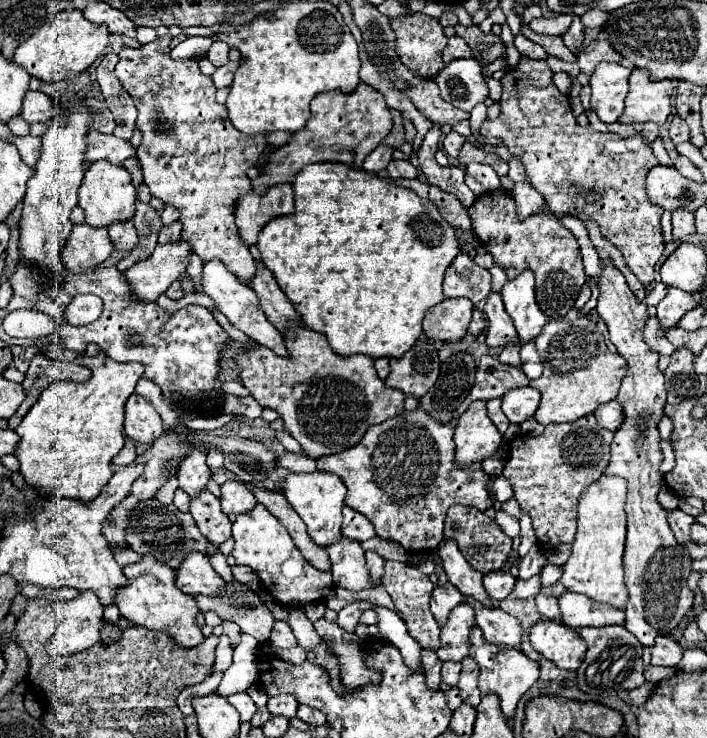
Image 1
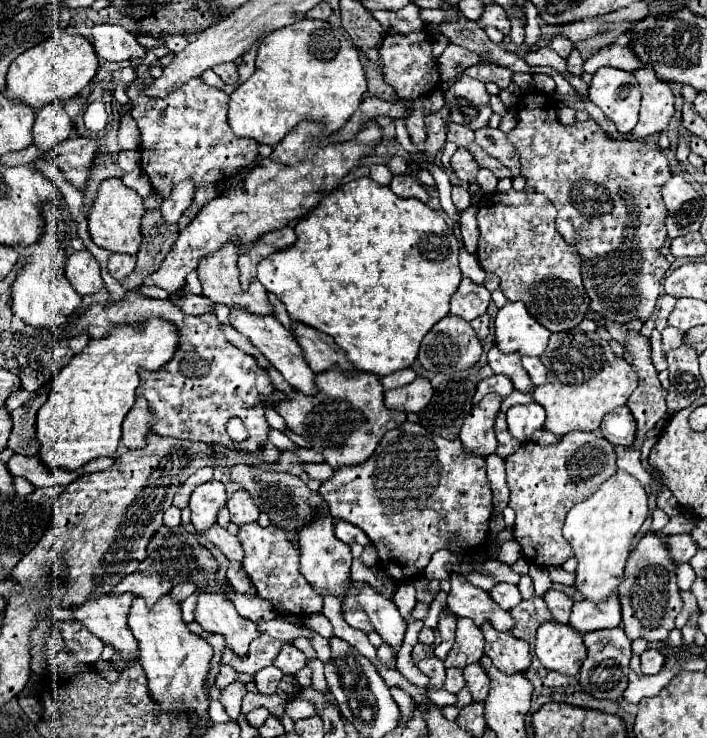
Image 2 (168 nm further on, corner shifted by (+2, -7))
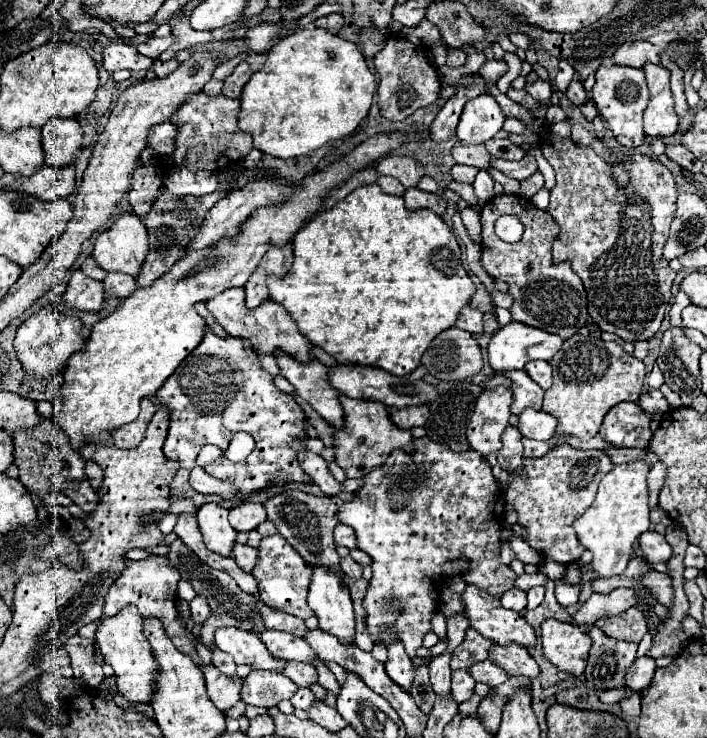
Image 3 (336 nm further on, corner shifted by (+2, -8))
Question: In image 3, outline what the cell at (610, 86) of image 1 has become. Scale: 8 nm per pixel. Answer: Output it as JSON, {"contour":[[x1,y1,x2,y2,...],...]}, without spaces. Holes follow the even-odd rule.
{"contour":[[601,65,595,73,595,85,591,89,591,99,595,101,599,115,609,123,613,135,623,147,637,147,645,141,643,133,643,111,647,107,649,91,645,83,643,69,619,67,619,65]]}

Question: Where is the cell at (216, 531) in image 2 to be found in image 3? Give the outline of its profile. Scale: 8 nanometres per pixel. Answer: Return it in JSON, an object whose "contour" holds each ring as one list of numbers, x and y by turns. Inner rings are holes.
{"contour":[[235,543,231,547,231,559,235,559,235,563,251,573,251,569,255,567,255,547,249,547,249,545,241,545,241,543]]}

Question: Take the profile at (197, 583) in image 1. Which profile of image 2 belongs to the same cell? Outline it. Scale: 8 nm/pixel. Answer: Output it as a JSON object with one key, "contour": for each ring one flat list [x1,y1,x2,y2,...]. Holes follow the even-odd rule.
{"contour":[[197,594,195,620,205,632,221,634,225,646,237,656,245,656,249,644,259,636,259,626,241,618,233,602,225,600,221,594]]}

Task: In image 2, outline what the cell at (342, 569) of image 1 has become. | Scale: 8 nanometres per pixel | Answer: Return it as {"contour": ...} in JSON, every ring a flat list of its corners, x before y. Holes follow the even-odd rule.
{"contour":[[351,582,351,588,359,588,357,602,363,606,363,610,369,614,369,620,375,628,375,632,383,638,387,646,393,648,393,652,399,652,399,646,405,636,405,620,401,618,397,606,377,594,371,586,363,586,359,582]]}

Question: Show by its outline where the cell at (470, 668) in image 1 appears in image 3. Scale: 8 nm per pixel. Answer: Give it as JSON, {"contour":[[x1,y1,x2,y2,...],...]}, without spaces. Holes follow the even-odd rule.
{"contour":[[489,659,473,663,473,665,469,667,469,673,471,673,471,677,473,677,477,683,485,683,485,685,489,685,489,687,501,685,501,683,505,683,505,681,509,679,509,675,507,675,501,667,497,667,495,663,491,663]]}

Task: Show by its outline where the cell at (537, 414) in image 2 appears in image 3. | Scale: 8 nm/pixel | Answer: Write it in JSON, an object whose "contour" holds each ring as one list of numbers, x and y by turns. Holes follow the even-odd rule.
{"contour":[[525,409,519,415,519,431,527,439,537,439,537,441,547,441,557,427,557,419,545,411,535,411,535,409]]}

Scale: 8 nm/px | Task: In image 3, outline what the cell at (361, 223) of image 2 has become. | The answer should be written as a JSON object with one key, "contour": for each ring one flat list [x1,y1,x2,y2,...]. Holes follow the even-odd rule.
{"contour":[[363,185,335,207,319,213,295,233,295,261,285,277,267,277,269,295,281,303,299,331,323,347,339,363,385,369,403,377,419,367,421,355,441,331,455,325,459,309,475,293,475,285,461,265,461,249,453,231,427,209,409,211,401,197,387,195,379,185]]}

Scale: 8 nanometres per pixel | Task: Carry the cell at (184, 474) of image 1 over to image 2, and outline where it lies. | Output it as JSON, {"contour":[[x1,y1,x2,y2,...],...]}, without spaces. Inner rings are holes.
{"contour":[[205,482,197,486,191,494,191,522,197,532,203,532,217,524,217,514,225,506,227,496,225,496,225,486,221,482]]}

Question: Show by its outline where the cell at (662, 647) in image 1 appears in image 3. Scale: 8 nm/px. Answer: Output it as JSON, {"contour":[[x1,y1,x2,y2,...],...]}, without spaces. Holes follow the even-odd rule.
{"contour":[[639,657,631,665,631,669,627,671,625,685,633,691,643,691,645,687,649,687,653,673,655,673,655,659,653,657]]}

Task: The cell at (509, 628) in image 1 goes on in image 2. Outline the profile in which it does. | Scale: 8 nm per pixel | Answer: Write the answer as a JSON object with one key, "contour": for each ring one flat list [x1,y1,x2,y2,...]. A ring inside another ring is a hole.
{"contour":[[489,622,483,624,481,630,487,642,485,654,491,658,497,670,505,674,517,674,531,666,531,652,525,640,517,640,509,632,499,632]]}

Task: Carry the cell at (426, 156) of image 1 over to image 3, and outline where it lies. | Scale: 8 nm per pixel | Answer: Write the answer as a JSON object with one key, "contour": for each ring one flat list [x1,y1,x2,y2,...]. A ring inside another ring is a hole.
{"contour":[[477,77,471,85,467,87,459,87,457,93,443,105,443,109,437,113,437,117,433,119,431,127,429,127,429,137,435,143,445,143,451,137,455,137,455,125,459,121,459,115,463,111,463,105,473,99,475,95,487,93,485,81,481,77]]}

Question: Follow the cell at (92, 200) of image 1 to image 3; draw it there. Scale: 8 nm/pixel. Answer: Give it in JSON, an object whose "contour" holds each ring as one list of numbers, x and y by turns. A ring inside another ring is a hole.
{"contour":[[125,211,107,231,95,237,91,255,105,271,123,271,137,277,147,251,149,243,143,219,133,211]]}

